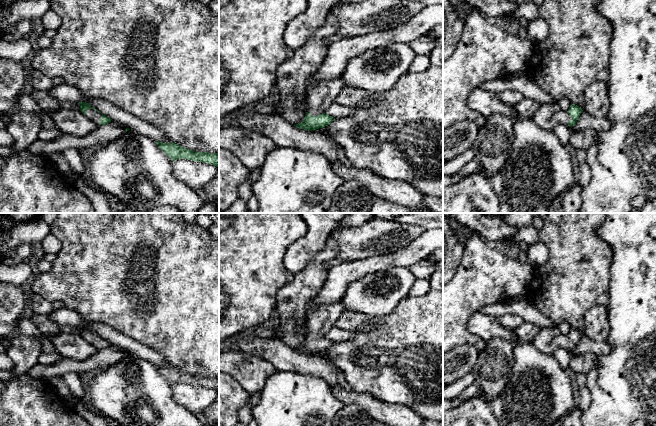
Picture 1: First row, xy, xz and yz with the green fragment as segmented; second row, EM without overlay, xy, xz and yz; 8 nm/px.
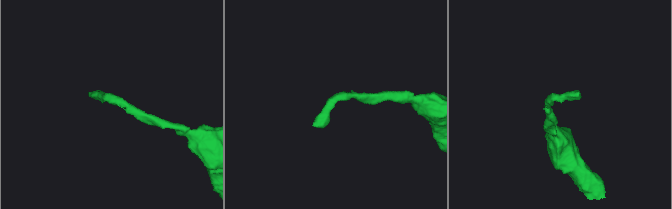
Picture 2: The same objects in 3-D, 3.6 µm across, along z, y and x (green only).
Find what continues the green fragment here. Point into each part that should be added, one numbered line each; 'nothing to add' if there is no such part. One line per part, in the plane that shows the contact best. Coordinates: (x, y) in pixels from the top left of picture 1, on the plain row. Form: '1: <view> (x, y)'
1: xy (93, 339)

